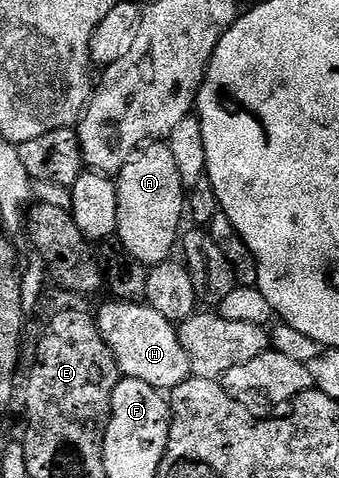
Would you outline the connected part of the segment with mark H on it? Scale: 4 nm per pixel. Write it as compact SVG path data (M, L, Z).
M112 301L96 309L96 322L124 377L145 380L151 387L169 392L192 375L190 356L180 341L176 323L145 302Z

